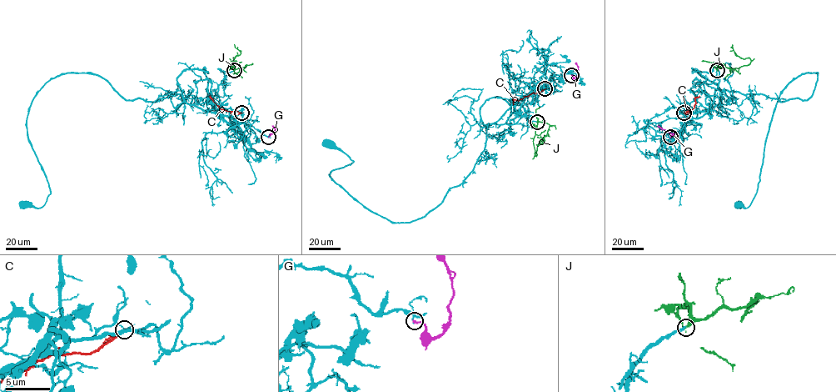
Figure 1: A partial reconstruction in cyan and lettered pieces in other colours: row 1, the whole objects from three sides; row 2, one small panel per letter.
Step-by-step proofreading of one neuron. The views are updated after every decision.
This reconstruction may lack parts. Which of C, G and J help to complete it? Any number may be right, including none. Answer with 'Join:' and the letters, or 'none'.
Join: J

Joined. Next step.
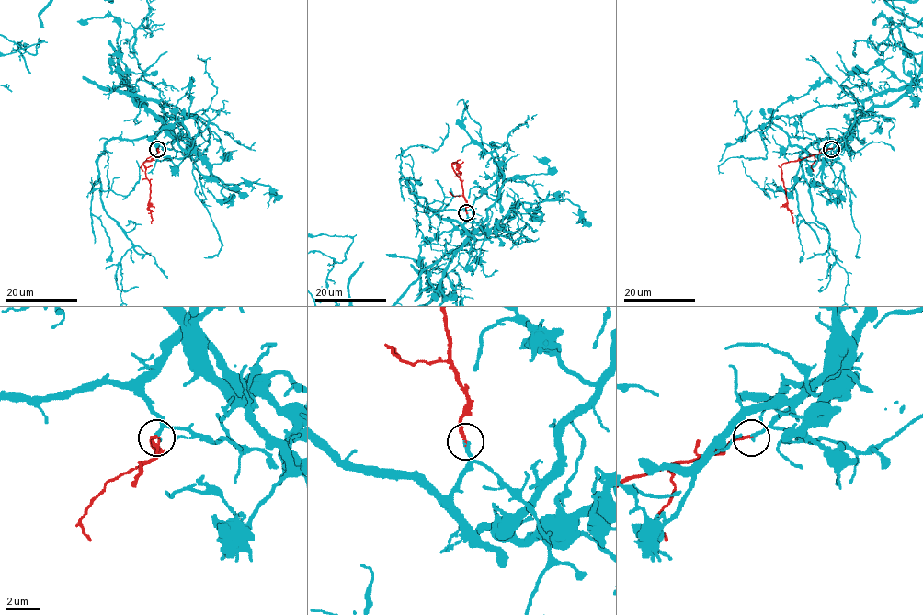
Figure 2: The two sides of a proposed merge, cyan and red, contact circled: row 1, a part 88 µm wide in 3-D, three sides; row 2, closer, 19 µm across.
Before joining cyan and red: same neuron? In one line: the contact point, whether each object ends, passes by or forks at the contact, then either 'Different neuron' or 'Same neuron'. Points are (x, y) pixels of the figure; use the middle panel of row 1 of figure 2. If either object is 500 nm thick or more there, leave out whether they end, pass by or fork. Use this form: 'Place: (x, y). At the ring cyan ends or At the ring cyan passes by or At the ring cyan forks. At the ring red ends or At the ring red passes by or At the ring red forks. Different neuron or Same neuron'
Place: (466, 212). At the ring cyan ends. At the ring red ends. Same neuron

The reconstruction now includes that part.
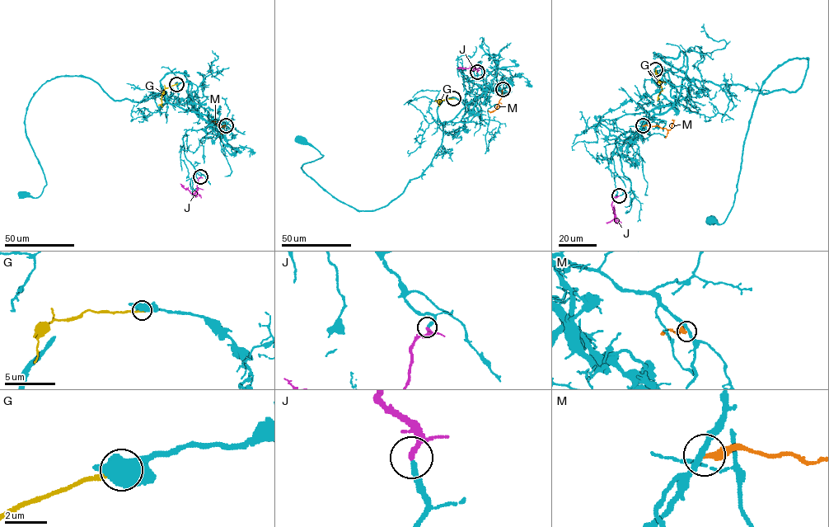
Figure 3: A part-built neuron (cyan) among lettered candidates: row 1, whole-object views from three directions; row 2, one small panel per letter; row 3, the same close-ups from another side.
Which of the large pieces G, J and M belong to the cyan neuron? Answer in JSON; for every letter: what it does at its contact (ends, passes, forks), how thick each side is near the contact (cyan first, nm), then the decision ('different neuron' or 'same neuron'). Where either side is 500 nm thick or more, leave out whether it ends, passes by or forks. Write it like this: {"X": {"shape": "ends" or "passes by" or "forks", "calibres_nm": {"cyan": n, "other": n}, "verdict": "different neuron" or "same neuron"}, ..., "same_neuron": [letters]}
{"G": {"calibres_nm": {"cyan": 550, "other": 260}, "verdict": "different neuron"}, "J": {"shape": "ends", "calibres_nm": {"cyan": 190, "other": 200}, "verdict": "same neuron"}, "M": {"shape": "ends", "calibres_nm": {"cyan": 260, "other": 280}, "verdict": "different neuron"}, "same_neuron": ["J"]}

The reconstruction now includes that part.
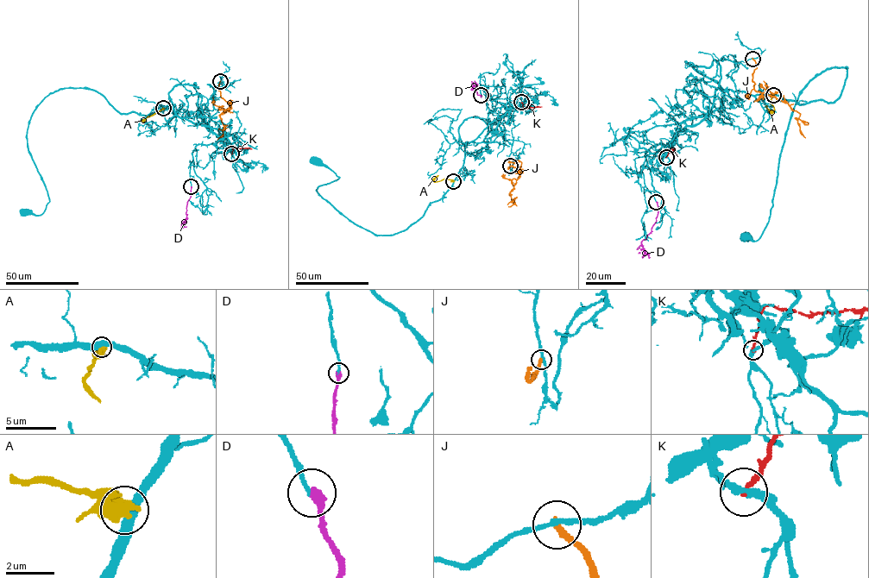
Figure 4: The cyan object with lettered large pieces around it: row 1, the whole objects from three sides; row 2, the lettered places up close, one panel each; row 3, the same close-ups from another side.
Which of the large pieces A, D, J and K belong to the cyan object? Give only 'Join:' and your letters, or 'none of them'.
Join: D

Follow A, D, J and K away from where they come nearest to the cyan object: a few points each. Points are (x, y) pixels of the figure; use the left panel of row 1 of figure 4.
A: (163, 108), (147, 116)
D: (192, 186), (186, 218), (182, 228)
J: (220, 81), (220, 96), (230, 103), (220, 115), (224, 129), (217, 140)
K: (232, 153), (234, 147), (252, 148)

